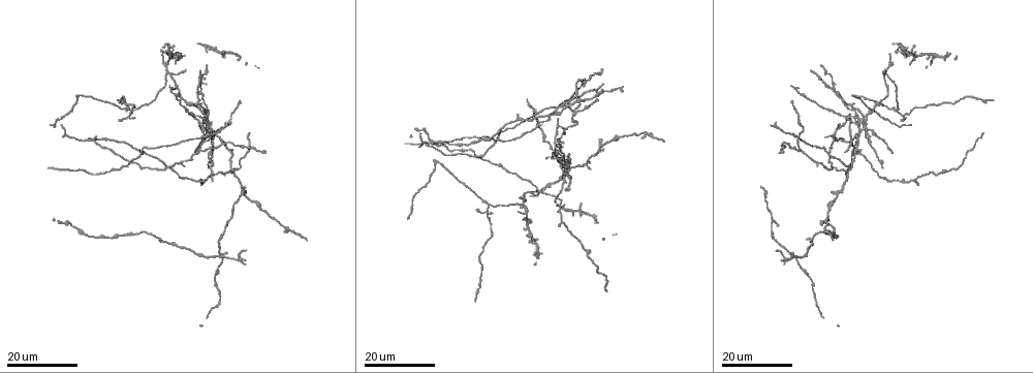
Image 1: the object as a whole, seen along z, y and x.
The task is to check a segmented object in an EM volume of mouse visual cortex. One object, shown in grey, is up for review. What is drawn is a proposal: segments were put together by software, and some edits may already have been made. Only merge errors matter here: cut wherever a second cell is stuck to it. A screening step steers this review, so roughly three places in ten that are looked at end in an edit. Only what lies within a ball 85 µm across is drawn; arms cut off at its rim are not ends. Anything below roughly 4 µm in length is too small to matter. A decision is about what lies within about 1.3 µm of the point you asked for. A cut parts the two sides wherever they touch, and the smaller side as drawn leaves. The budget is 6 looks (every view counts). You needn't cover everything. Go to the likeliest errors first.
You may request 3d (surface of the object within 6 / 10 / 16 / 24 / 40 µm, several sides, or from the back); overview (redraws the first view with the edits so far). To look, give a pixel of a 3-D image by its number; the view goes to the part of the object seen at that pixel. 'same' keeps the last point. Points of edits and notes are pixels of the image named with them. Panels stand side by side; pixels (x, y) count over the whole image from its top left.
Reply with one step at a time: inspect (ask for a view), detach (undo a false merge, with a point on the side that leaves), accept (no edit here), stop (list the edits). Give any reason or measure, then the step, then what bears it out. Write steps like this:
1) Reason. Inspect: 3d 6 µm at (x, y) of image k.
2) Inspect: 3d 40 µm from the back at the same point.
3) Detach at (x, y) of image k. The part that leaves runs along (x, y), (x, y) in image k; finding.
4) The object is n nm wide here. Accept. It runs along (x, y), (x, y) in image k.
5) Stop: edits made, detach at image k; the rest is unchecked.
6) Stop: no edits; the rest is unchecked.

Four or more arms meet. Inspect: 3d 24 µm at (127, 116) of image 1.

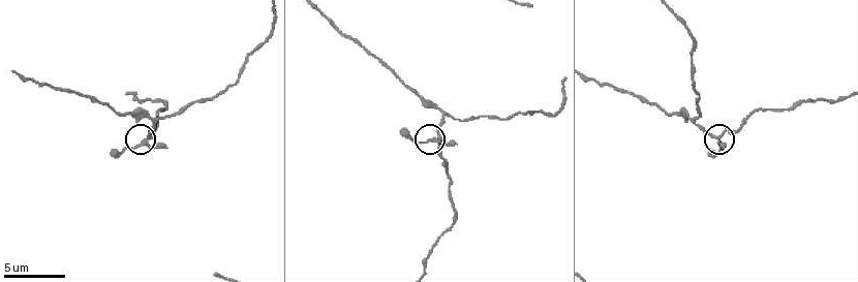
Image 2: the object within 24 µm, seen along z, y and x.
Closer look. Inspect: 3d 6 µm at (145, 139) of image 2.

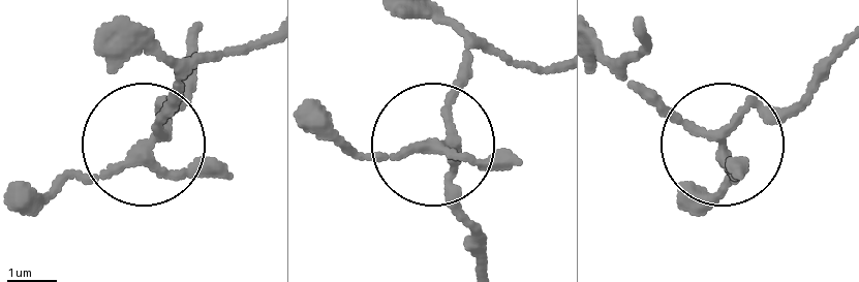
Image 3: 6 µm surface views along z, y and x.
4 arms meet here. Accept. One cell here.

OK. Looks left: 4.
Small branch off a trunk. Inspect: 3d 16 µm at (168, 73) of image 1.

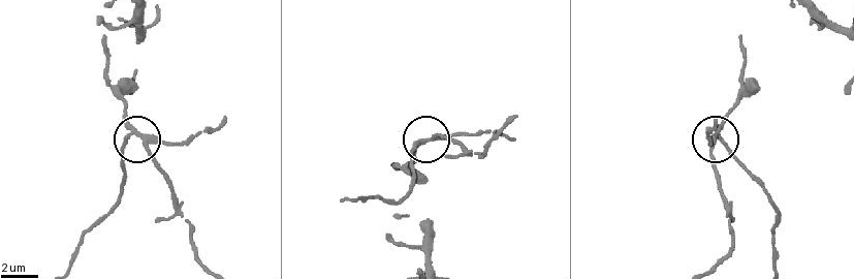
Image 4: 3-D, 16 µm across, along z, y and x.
Zoom in. Inspect: 3d 6 µm at (131, 130) of image 4.

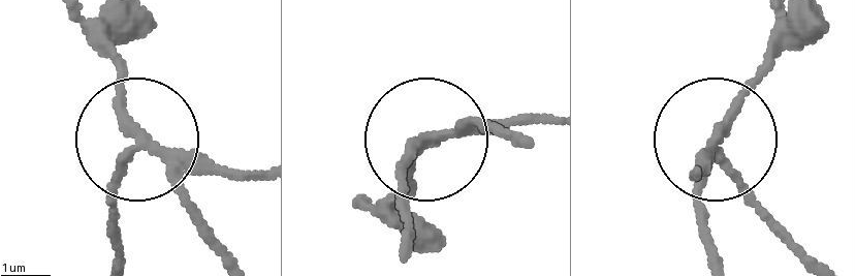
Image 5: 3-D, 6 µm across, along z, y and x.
Inspect: 3d 6 µm from the back at (721, 136) of image 5.

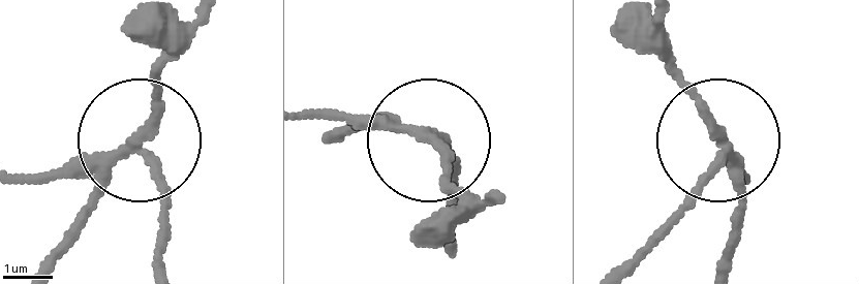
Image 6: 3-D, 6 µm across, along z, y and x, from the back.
The object is 180 nm wide here. Detach at (84, 220) of image 6. The part that leaves runs along (120, 159), (54, 265) in image 6; a second cell is stuck on.

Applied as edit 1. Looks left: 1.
Stop: edits made, detach at image 6; the rest is unchecked.

